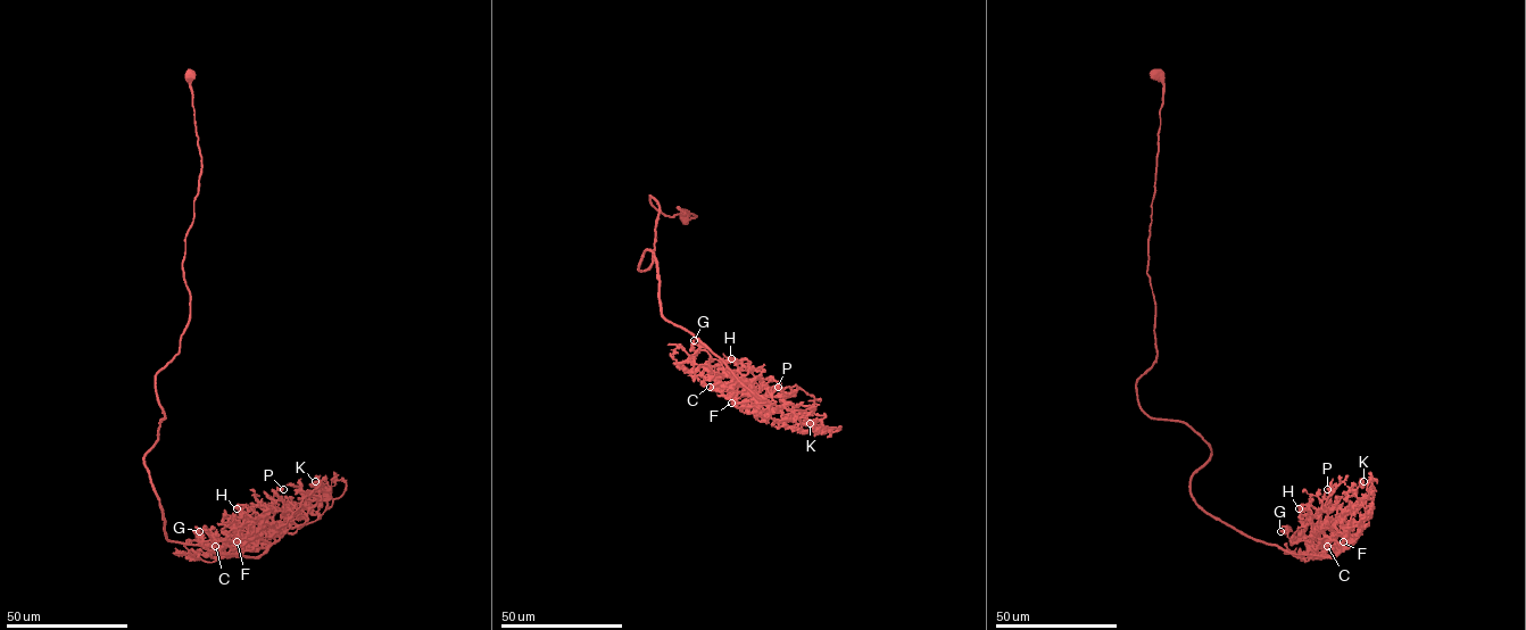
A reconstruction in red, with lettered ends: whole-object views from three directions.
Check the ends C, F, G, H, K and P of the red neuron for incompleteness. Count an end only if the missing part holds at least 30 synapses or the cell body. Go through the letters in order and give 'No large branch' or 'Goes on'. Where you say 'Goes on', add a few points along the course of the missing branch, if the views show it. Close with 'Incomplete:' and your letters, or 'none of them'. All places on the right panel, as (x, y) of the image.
C: No large branch
F: No large branch
G: No large branch
H: No large branch
K: No large branch
P: No large branch
Incomplete: none of them

